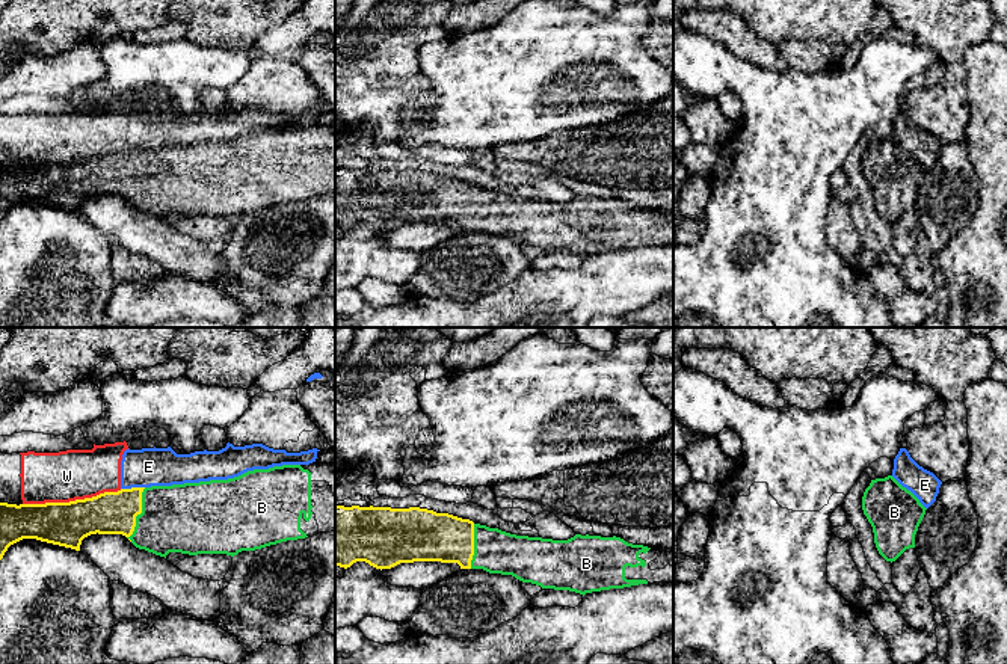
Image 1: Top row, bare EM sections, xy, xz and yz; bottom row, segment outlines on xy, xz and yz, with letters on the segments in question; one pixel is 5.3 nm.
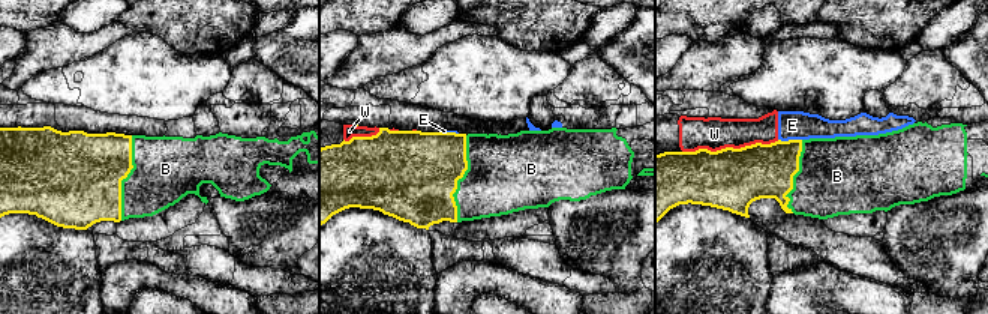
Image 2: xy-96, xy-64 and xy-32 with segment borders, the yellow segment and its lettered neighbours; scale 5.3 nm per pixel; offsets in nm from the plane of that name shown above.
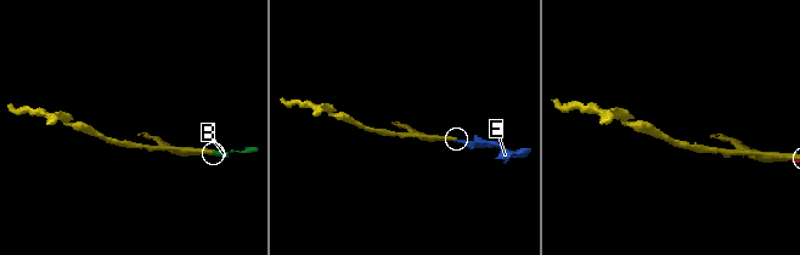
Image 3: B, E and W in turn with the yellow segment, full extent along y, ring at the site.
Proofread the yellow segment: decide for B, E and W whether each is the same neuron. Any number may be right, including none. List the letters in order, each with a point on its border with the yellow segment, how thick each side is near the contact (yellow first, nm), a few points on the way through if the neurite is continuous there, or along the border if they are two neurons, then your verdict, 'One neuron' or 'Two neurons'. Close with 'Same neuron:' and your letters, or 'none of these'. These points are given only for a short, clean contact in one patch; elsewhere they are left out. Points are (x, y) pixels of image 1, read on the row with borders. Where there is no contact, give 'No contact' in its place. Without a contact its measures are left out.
B: Touches yellow at xy (138, 513). Thickness 220 nm (yellow) against 360 nm. One neuron
E: Touches yellow at xy (132, 488). Thickness 220 nm (yellow) against 200 nm. Boundary: xy (144, 486), (121, 489). Two neurons
W: Touches yellow at xy (71, 501). Thickness 240 nm (yellow) against 280 nm. Two neurons
Same neuron: B

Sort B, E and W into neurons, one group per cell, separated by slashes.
B / E W

